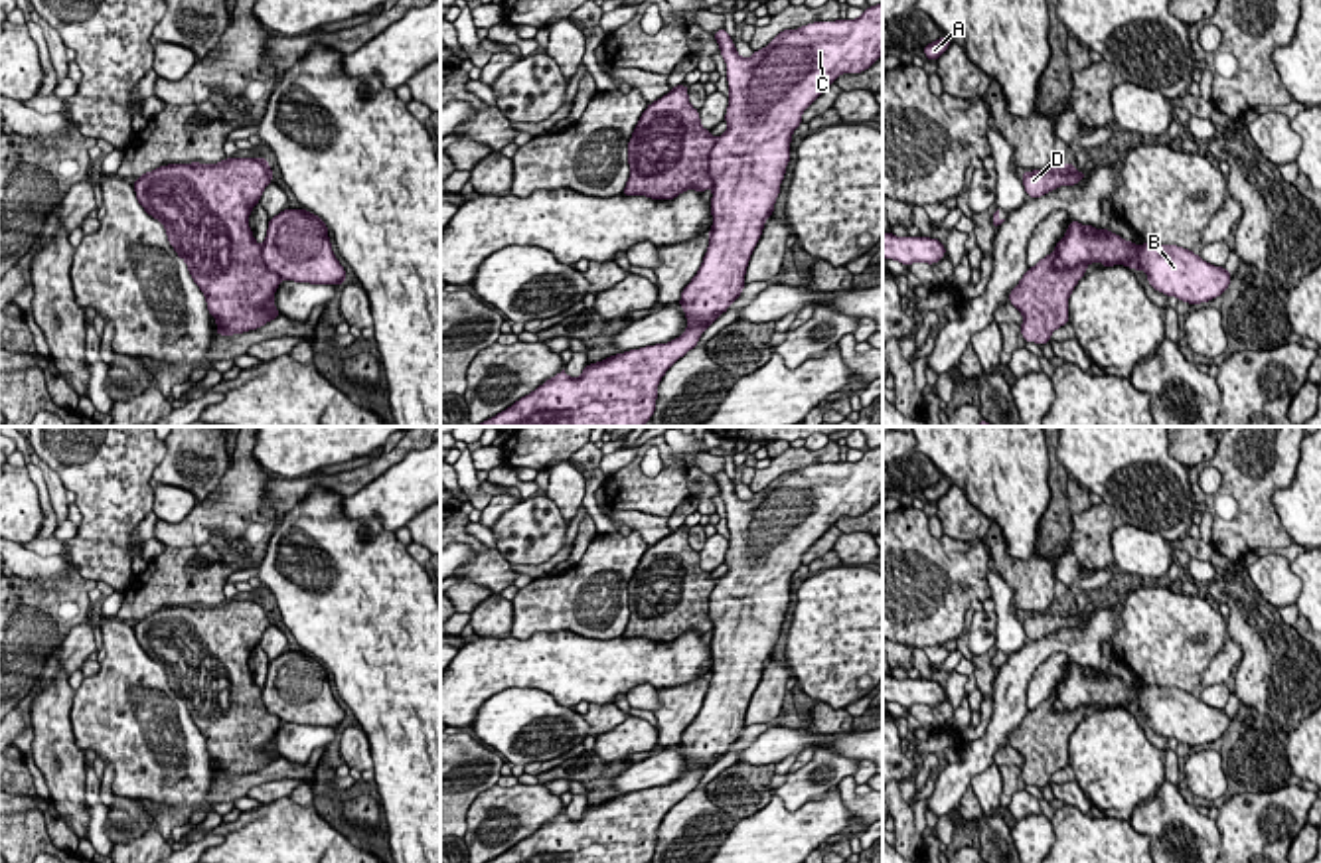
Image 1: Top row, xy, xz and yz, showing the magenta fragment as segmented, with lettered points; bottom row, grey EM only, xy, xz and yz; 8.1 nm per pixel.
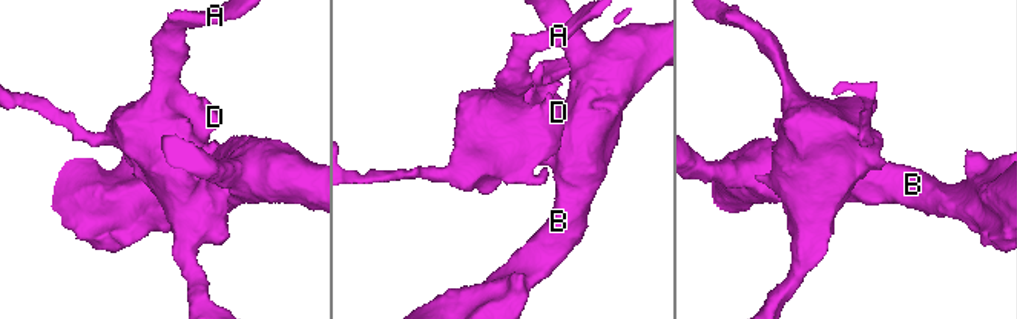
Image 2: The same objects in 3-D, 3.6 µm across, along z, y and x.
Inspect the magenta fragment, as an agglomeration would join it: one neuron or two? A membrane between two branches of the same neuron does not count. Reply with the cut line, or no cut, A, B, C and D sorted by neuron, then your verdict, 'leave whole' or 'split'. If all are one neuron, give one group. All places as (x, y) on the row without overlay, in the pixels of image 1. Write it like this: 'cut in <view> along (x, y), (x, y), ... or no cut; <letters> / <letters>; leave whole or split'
no cut; A B C D; leave whole

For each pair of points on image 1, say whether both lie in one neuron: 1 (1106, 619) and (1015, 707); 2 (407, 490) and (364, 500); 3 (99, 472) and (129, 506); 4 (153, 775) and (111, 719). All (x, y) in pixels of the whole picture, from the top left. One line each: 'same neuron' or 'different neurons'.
1: same neuron
2: same neuron
3: same neuron
4: same neuron

